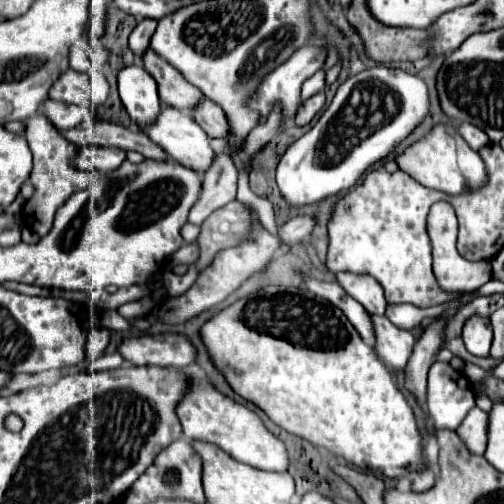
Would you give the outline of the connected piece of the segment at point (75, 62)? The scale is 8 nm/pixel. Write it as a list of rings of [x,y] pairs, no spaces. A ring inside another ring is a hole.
[[[81,38],[73,44],[71,48],[71,68],[77,72],[87,72],[91,68],[91,60],[89,60],[89,42],[87,38]]]

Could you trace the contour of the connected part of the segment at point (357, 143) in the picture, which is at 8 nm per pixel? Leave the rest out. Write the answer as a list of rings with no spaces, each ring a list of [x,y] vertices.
[[[375,66],[347,78],[317,124],[295,140],[277,166],[277,186],[289,206],[309,206],[357,184],[375,164],[387,158],[429,114],[427,84],[409,72]]]

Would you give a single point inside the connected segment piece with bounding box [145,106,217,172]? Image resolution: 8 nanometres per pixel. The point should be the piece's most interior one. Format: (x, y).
(180, 135)

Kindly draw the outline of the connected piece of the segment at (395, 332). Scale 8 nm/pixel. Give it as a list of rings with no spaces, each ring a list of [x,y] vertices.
[[[371,316],[377,332],[375,352],[379,358],[395,372],[405,372],[405,366],[411,358],[415,336],[409,330],[393,326],[385,316]]]

